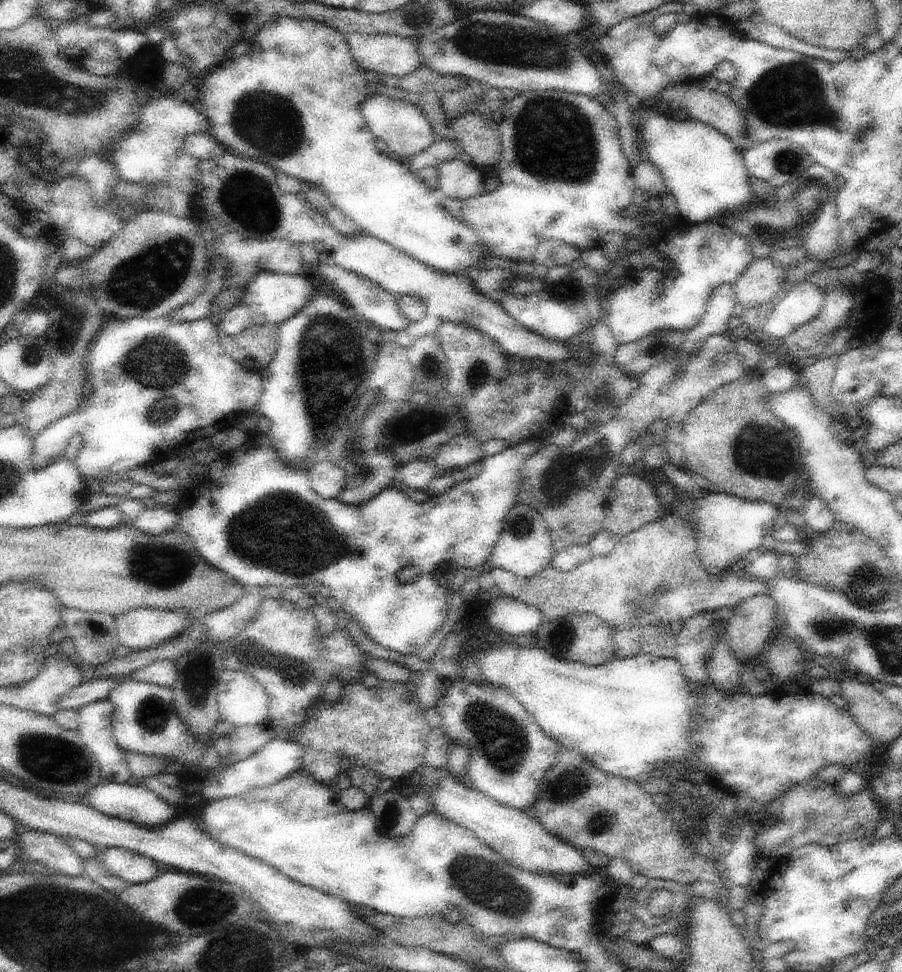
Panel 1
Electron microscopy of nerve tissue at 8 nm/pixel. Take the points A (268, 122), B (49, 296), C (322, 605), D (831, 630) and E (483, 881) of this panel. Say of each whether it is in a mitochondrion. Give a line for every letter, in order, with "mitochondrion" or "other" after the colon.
A: mitochondrion
B: other
C: other
D: mitochondrion
E: mitochondrion

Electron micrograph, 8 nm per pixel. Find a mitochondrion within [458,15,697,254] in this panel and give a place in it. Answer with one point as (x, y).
(554, 139)

